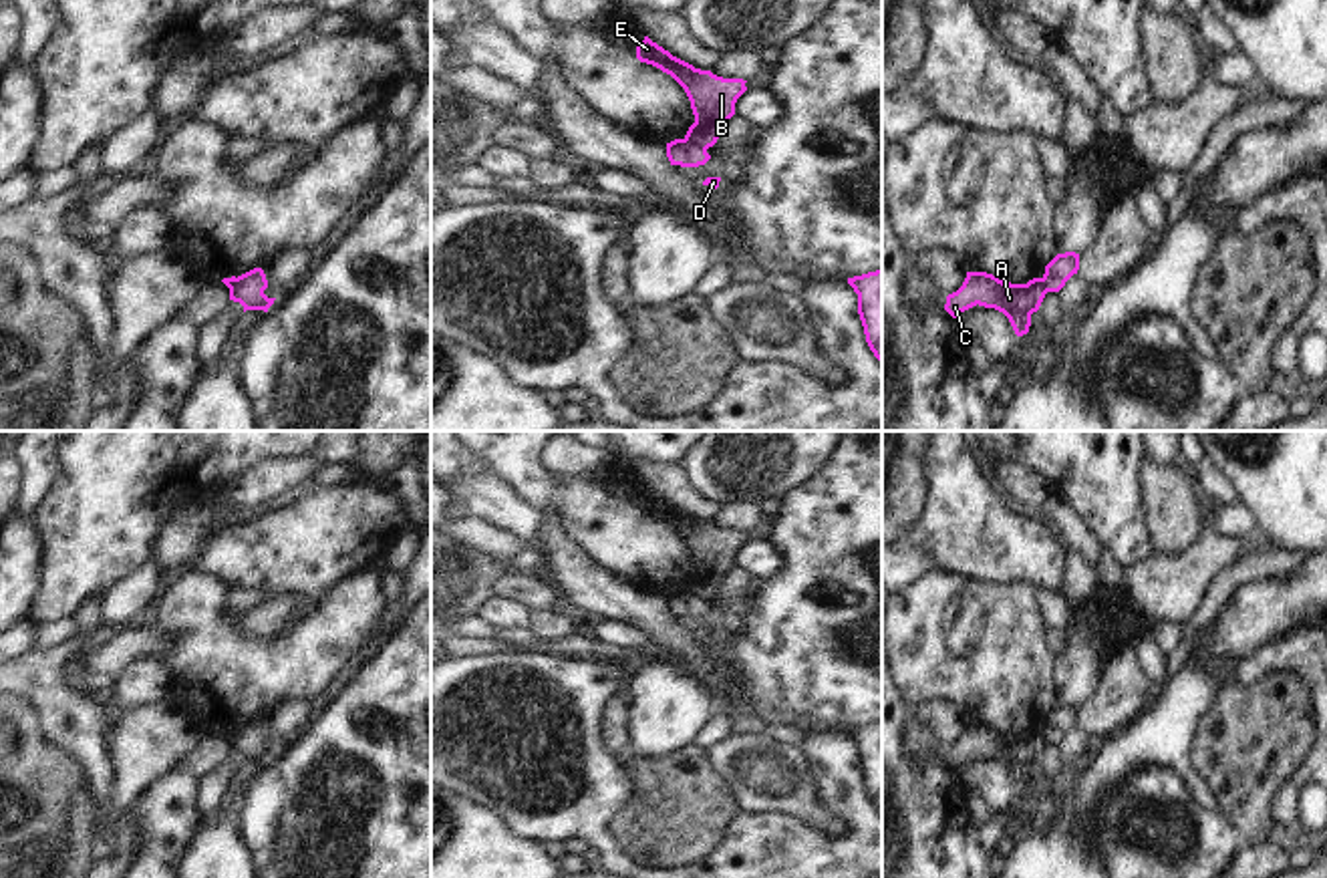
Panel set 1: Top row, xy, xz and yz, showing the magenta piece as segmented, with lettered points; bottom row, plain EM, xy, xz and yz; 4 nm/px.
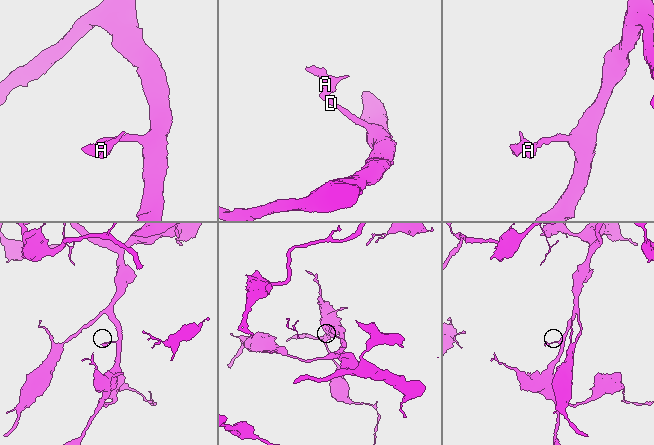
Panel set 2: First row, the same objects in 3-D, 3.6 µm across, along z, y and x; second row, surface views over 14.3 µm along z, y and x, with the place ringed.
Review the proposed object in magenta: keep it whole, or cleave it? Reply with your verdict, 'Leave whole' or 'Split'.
Split.

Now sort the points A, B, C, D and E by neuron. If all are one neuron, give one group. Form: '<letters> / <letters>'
A B C E / D

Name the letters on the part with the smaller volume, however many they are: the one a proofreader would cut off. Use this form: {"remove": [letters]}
{"remove": ["A", "B", "C", "E"]}

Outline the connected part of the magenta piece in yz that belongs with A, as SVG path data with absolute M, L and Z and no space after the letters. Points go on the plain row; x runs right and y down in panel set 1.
M967 723L963 737L946 747L944 761L956 769L977 755L995 759L1009 769L1015 785L1023 787L1029 783L1031 765L1039 761L1045 745L1043 729L1011 735L987 723Z

